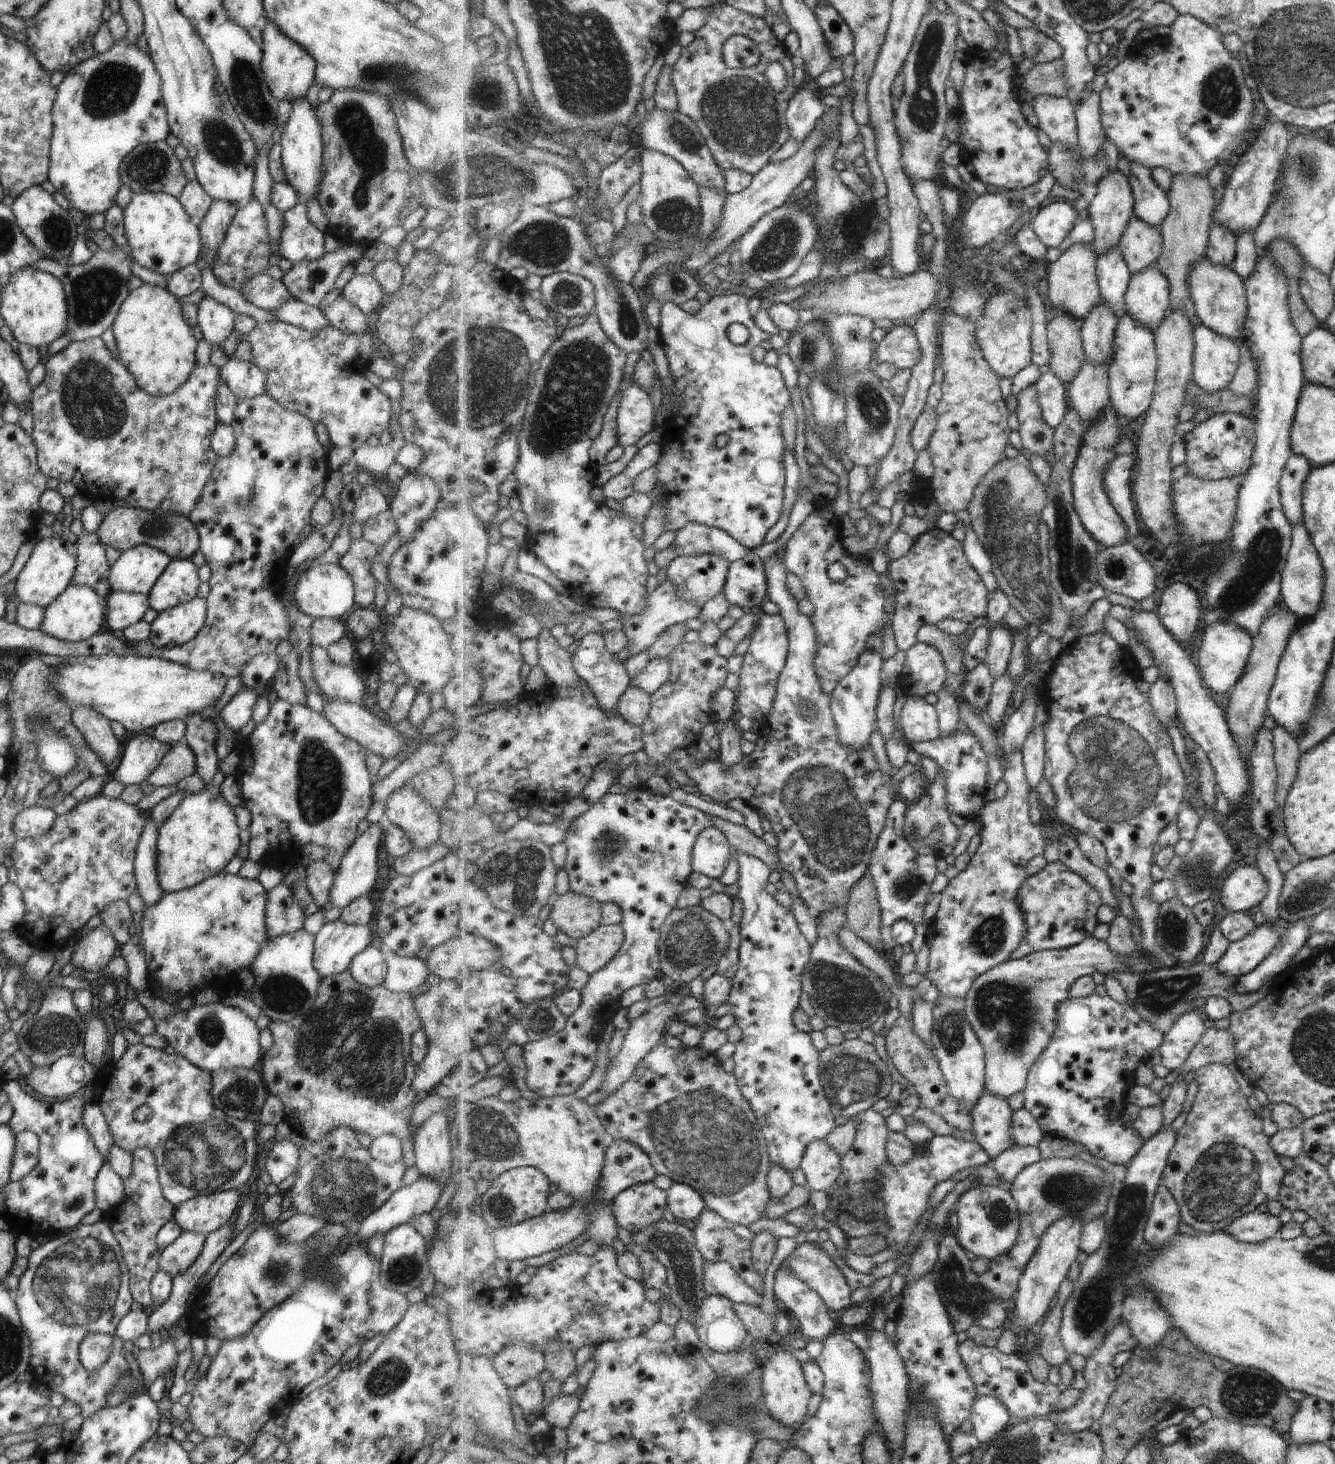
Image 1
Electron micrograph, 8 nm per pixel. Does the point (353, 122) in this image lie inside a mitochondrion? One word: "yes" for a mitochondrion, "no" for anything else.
yes

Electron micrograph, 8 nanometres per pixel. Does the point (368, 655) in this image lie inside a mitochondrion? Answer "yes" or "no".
yes

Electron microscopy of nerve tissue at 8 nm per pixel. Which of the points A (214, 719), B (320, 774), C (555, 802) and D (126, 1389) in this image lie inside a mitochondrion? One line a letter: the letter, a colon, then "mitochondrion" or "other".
A: other
B: mitochondrion
C: other
D: mitochondrion

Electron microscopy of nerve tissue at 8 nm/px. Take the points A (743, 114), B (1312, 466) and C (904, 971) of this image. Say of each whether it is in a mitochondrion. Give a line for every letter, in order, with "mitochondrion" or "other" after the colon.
A: mitochondrion
B: other
C: other

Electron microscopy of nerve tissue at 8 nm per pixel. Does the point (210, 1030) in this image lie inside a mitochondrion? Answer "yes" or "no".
yes

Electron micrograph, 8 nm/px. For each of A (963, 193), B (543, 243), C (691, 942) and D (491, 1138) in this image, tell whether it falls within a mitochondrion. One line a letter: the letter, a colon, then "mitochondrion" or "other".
A: other
B: mitochondrion
C: mitochondrion
D: mitochondrion

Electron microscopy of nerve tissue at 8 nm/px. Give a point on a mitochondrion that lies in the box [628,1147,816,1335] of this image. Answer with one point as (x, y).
(675, 1245)

